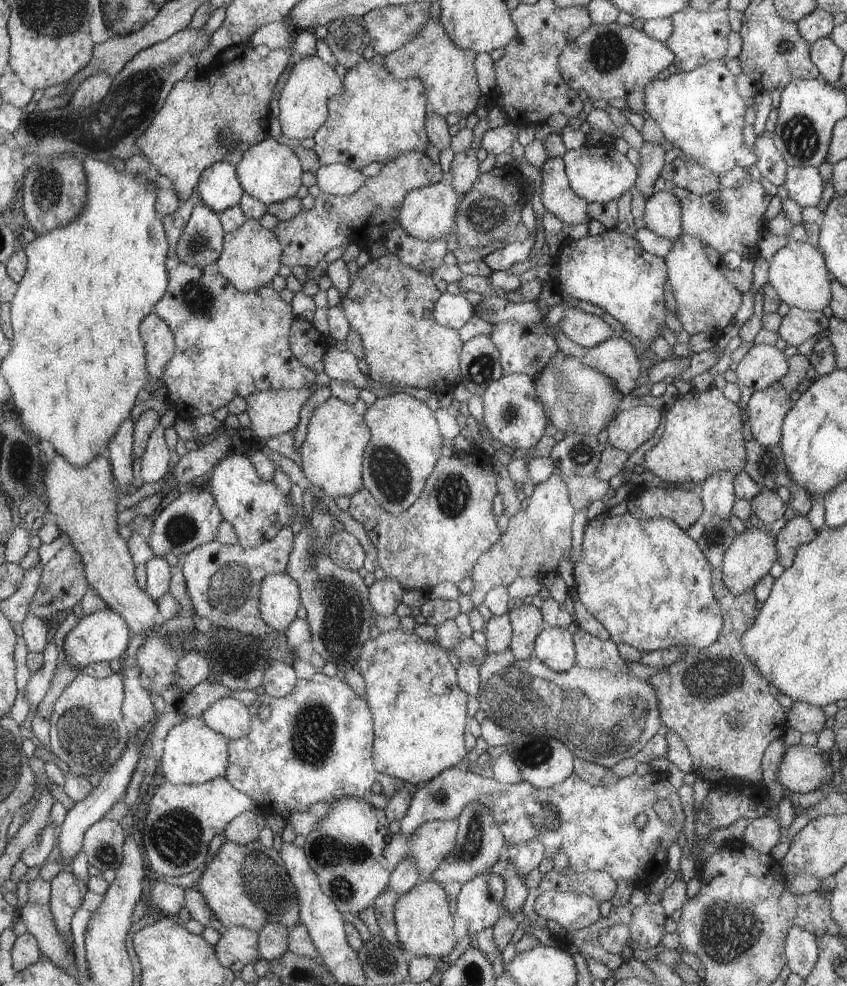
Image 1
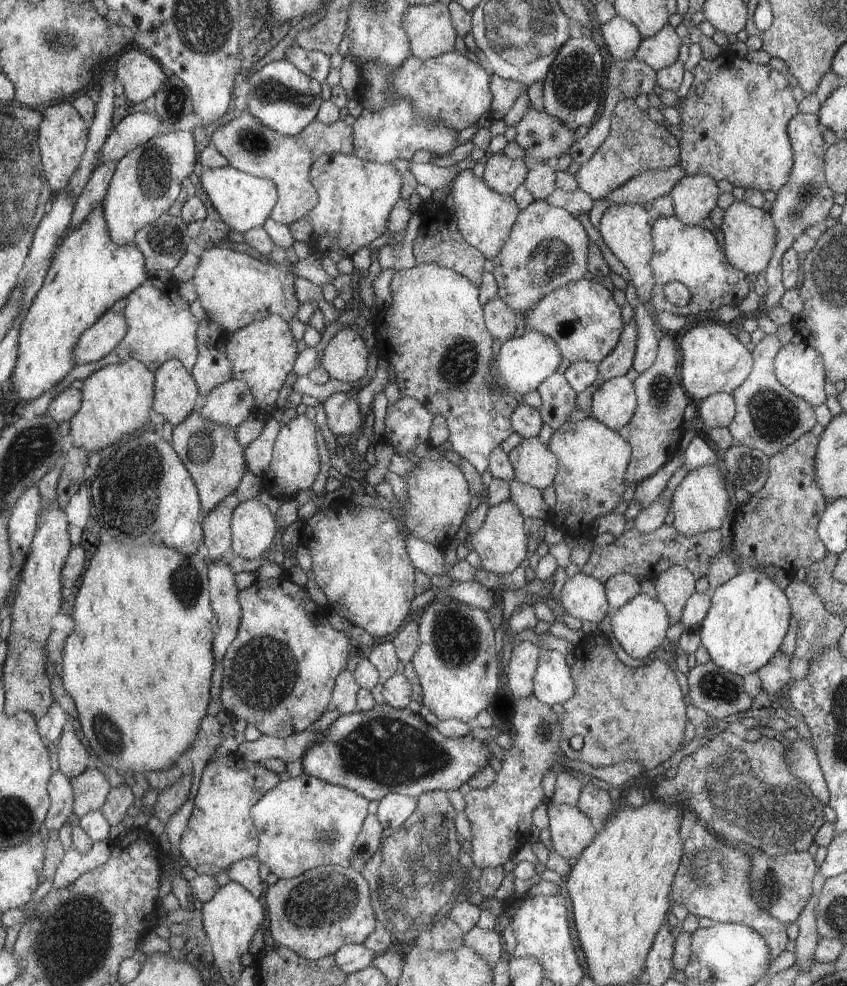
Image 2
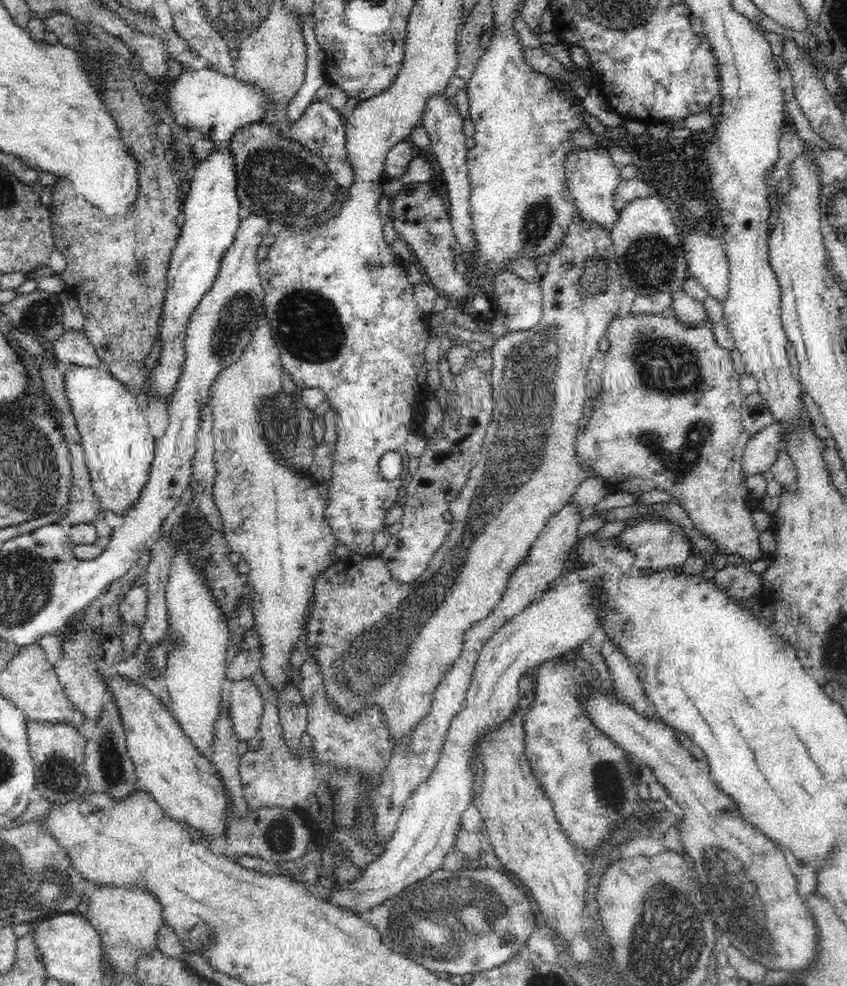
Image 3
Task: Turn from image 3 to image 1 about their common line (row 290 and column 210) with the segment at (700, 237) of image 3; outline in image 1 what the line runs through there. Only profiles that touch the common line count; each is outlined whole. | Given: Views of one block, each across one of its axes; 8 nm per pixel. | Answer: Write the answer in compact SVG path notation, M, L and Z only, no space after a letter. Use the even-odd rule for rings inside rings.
M226 697L207 708L201 718L217 733L224 733L229 739L236 740L251 731L252 715L240 700Z

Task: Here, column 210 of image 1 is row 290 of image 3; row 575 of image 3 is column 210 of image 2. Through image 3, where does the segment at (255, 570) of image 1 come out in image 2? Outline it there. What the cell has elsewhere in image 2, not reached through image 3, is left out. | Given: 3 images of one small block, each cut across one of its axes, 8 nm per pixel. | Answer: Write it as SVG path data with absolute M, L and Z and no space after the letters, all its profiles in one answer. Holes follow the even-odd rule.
M209 317L200 321L200 360L196 361L196 368L191 369L192 376L198 381L200 392L204 396L208 396L219 384L232 380L234 365L227 356L227 335L218 321L211 321ZM197 409L196 412L192 412L192 416L188 416L182 424L177 424L174 428L172 448L183 459L188 472L194 478L205 514L214 510L219 502L224 504L228 496L236 496L237 486L242 482L248 466L244 454L246 448L238 444L234 428L208 420Z

